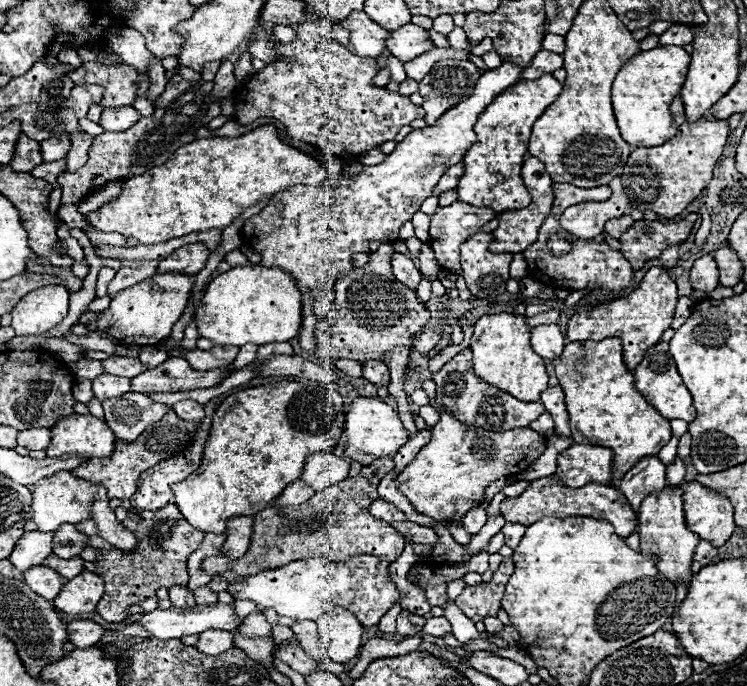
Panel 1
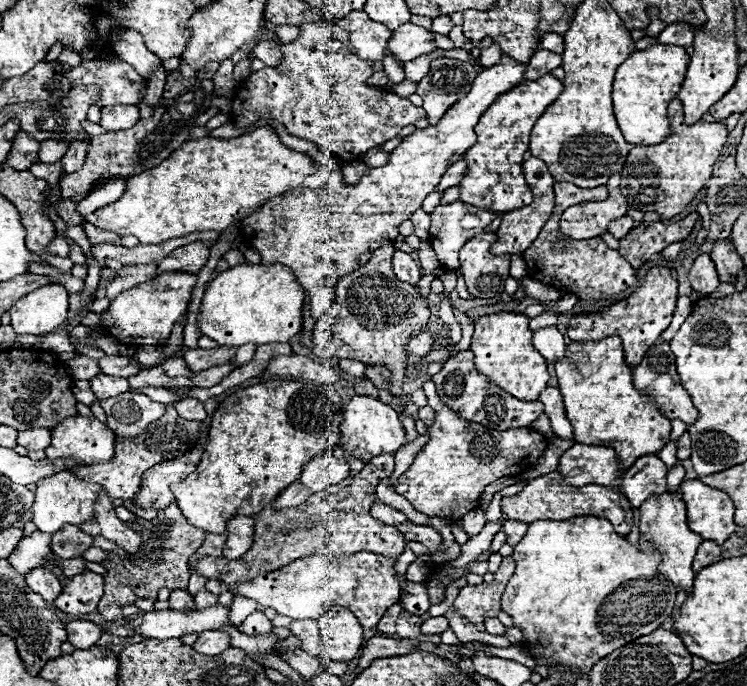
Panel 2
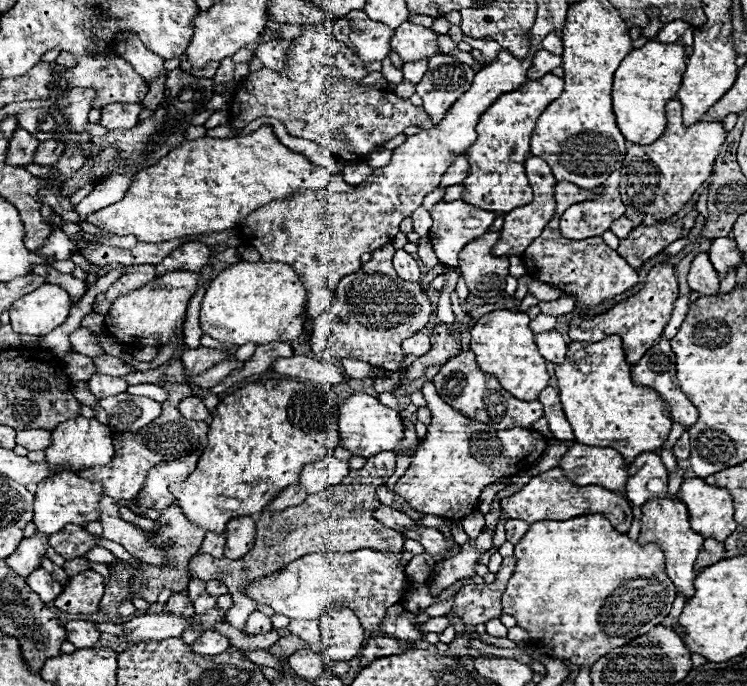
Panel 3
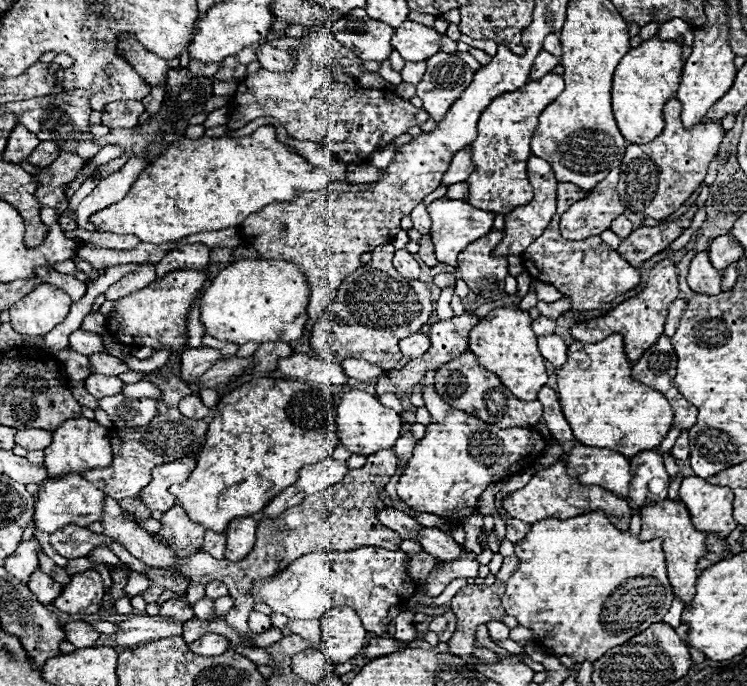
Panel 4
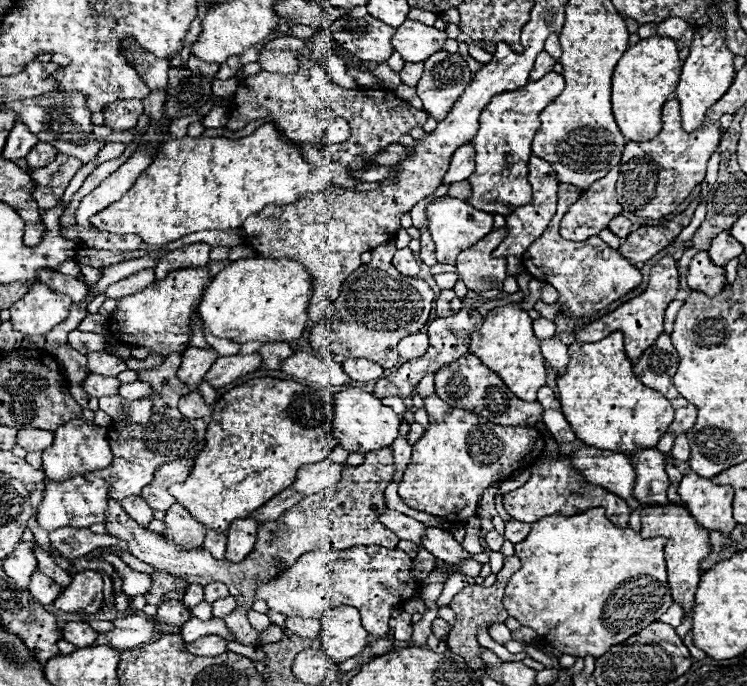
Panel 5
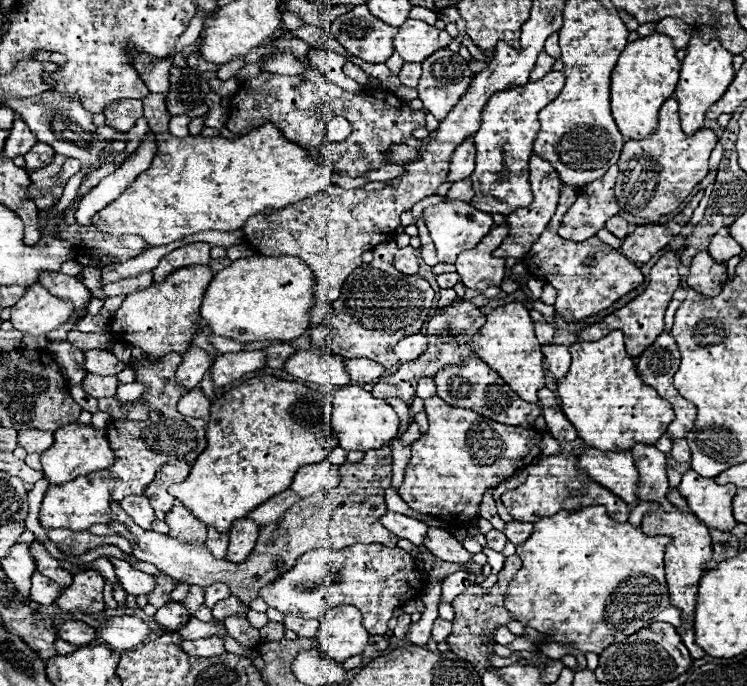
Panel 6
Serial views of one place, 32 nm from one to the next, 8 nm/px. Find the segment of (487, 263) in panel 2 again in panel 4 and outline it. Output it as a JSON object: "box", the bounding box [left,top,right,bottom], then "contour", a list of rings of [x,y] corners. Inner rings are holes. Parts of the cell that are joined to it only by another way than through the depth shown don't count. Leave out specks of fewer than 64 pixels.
{"box":[458,232,508,298],"contour":[[[490,232],[478,242],[470,244],[458,254],[458,272],[468,288],[482,296],[492,298],[504,292],[504,278],[508,276],[508,262],[494,260],[492,250],[500,244],[502,232]]]}

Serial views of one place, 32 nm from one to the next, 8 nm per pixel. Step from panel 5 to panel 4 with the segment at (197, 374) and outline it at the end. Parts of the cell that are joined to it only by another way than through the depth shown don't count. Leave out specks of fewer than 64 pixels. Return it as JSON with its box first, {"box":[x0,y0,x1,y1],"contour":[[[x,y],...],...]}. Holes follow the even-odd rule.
{"box":[180,348,222,384],"contour":[[[188,348],[180,354],[180,358],[180,378],[186,384],[194,384],[210,366],[214,366],[222,358],[222,354],[214,348]]]}

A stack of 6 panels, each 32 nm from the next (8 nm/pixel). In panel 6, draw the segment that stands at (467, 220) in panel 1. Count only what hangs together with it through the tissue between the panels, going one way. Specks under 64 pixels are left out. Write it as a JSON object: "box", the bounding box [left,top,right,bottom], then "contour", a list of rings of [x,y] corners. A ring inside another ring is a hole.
{"box":[424,202,494,264],"contour":[[[440,202],[436,206],[428,206],[424,210],[424,220],[428,226],[430,238],[436,246],[438,258],[440,258],[440,262],[446,262],[446,264],[454,264],[456,256],[460,252],[474,248],[490,232],[490,228],[494,224],[490,214],[480,212],[474,206],[464,204],[464,202]]]}

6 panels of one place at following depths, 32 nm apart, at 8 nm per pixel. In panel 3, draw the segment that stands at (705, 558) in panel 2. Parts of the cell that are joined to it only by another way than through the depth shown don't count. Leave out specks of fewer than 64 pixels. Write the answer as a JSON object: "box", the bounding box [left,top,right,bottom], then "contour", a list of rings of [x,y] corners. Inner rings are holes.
{"box":[694,538,726,570],"contour":[[[706,538],[706,540],[704,540],[704,550],[700,552],[700,556],[698,556],[694,568],[696,568],[696,570],[708,568],[708,566],[720,562],[722,558],[726,558],[724,554],[726,554],[724,542],[718,542],[718,540],[714,540],[714,538]]]}

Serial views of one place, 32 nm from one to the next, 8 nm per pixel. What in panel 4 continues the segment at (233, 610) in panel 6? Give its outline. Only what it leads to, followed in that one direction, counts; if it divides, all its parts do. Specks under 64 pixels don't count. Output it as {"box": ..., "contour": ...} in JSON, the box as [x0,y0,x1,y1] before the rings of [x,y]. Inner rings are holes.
{"box":[214,596,234,618],"contour":[[[222,596],[222,598],[214,600],[214,612],[216,612],[220,618],[226,616],[232,608],[234,608],[234,600],[232,600],[230,596]]]}

